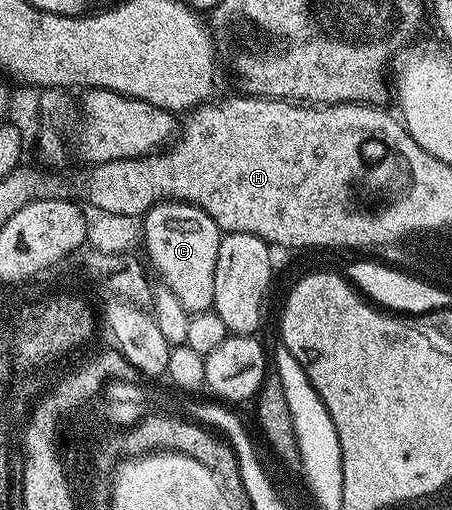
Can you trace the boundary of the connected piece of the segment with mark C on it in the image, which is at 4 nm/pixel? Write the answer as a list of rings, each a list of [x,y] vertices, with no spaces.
[[[160,200],[144,212],[141,219],[142,231],[151,232],[151,241],[147,244],[150,267],[163,275],[160,276],[162,283],[175,291],[189,314],[208,311],[213,305],[213,278],[221,239],[217,222],[213,222],[205,210],[186,204],[184,200]]]

